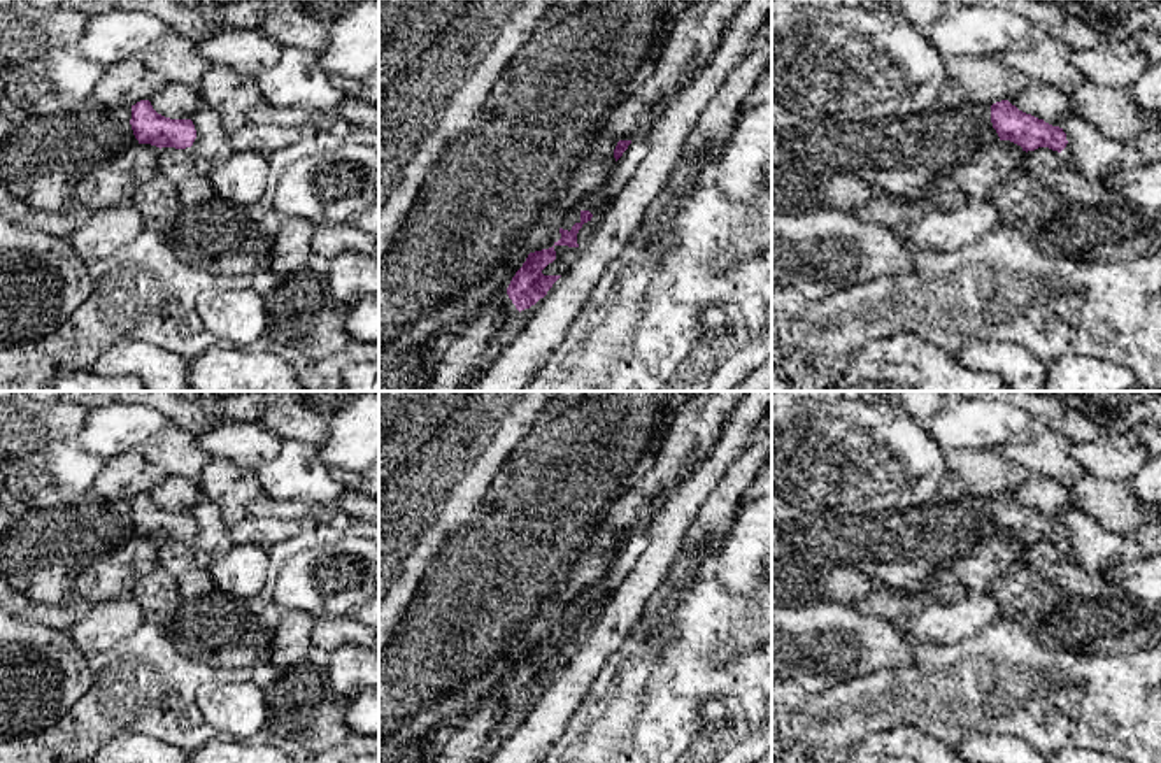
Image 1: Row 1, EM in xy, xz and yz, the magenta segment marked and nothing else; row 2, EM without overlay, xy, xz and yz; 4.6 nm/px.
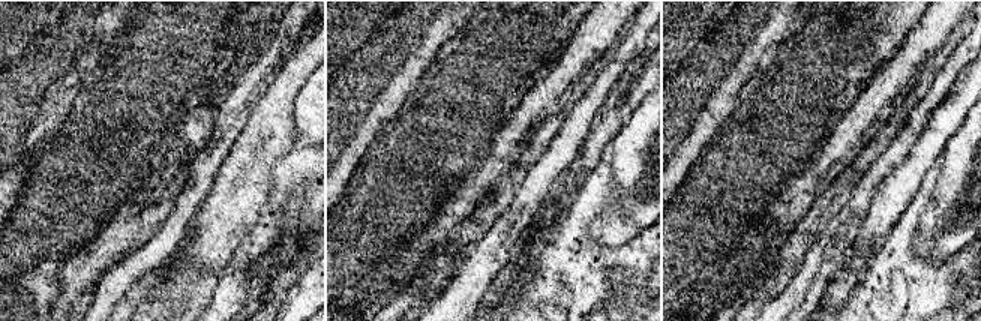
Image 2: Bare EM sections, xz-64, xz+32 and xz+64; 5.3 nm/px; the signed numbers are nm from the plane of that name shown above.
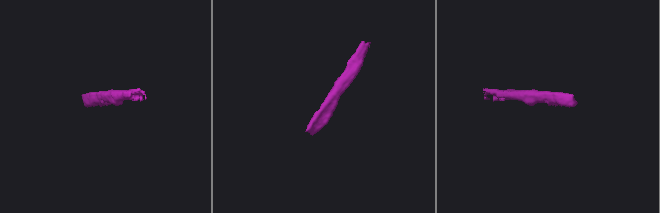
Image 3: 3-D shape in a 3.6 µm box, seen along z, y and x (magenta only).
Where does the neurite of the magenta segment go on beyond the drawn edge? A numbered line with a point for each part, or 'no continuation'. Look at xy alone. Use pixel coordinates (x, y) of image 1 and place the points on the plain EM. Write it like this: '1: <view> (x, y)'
1: xy (125, 507)

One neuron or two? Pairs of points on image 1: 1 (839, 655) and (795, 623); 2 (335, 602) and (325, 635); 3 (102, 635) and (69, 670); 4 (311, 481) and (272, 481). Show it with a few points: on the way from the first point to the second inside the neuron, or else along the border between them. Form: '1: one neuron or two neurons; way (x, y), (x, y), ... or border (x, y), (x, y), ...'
1: one neuron; way (828, 644), (816, 644), (805, 634)
2: two neurons; border (351, 614), (316, 616)
3: two neurons; border (67, 630), (72, 642), (86, 656)
4: one neuron; way (302, 481), (281, 481)

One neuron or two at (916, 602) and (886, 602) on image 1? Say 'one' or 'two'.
one

